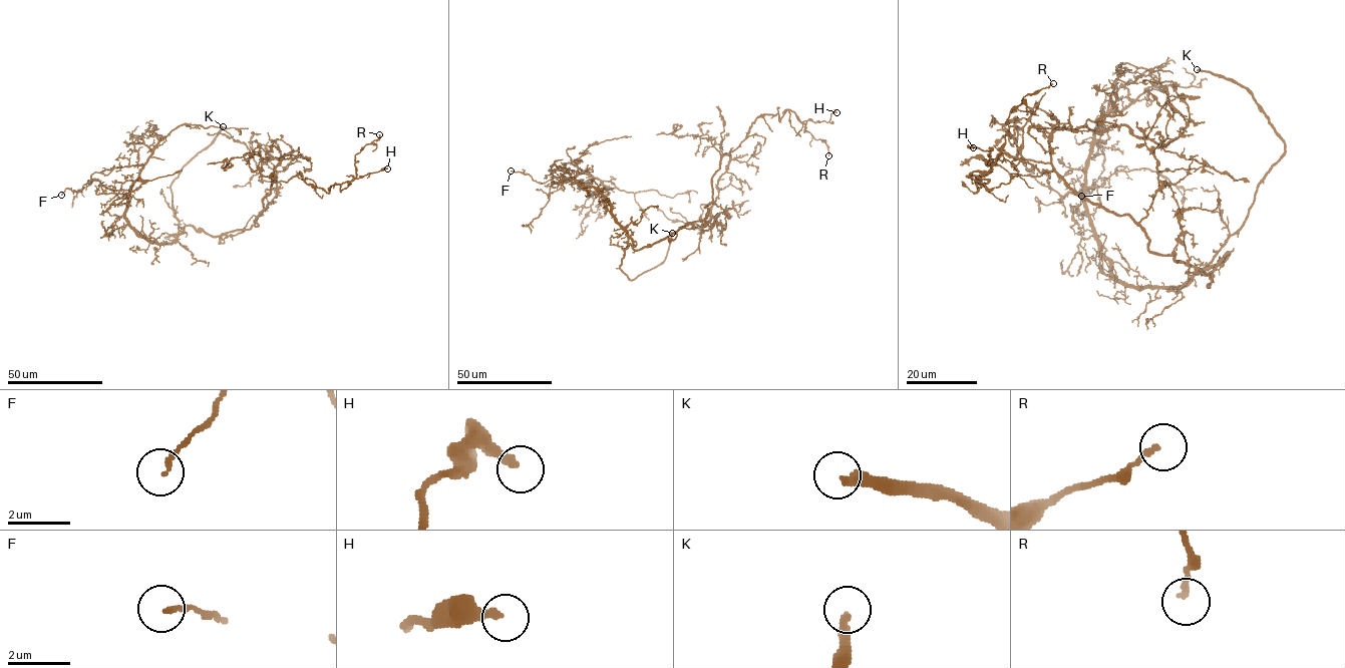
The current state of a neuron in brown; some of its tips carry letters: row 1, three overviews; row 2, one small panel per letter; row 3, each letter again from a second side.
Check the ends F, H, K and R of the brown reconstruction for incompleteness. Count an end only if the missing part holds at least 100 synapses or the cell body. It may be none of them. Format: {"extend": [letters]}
{"extend": ["K"]}

